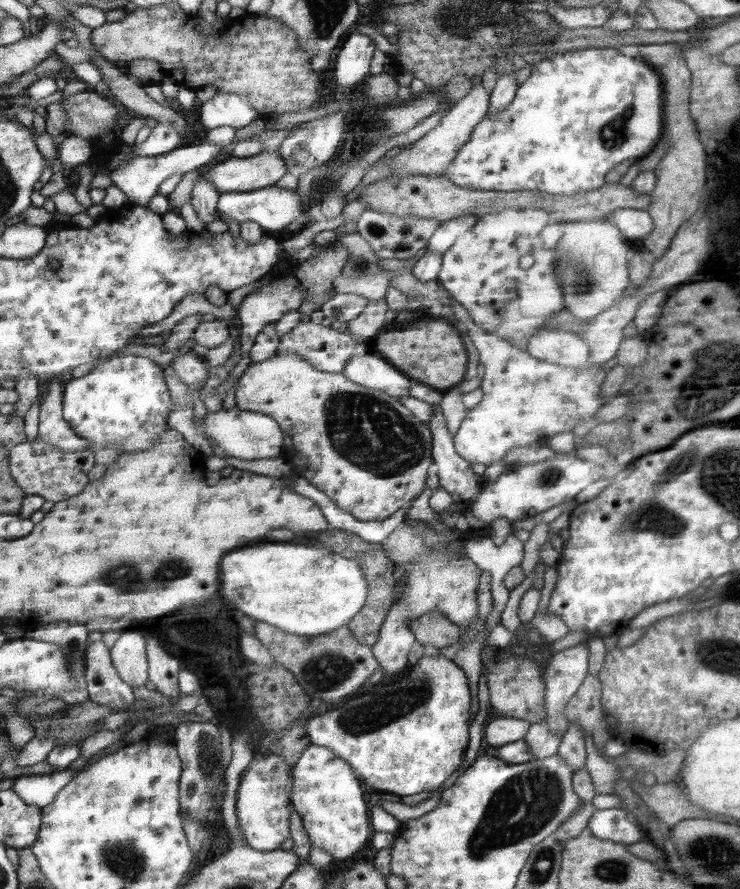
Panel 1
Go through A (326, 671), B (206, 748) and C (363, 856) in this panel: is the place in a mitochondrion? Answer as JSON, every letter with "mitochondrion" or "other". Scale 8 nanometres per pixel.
{"A":"mitochondrion","B":"mitochondrion","C":"other"}

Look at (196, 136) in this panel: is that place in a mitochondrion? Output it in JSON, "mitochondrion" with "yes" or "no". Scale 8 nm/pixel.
{"mitochondrion":"no"}

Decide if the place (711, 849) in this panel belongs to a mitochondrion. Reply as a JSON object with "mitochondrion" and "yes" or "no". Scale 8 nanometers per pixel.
{"mitochondrion":"yes"}

